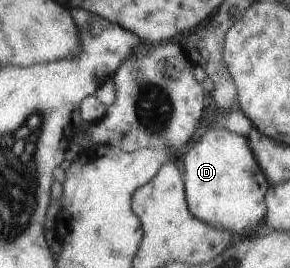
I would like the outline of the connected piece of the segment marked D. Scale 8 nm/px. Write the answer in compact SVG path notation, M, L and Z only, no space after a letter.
M209 127L199 142L189 145L183 158L186 198L198 220L229 229L235 237L245 237L261 225L270 184L251 153L248 138L225 128Z

